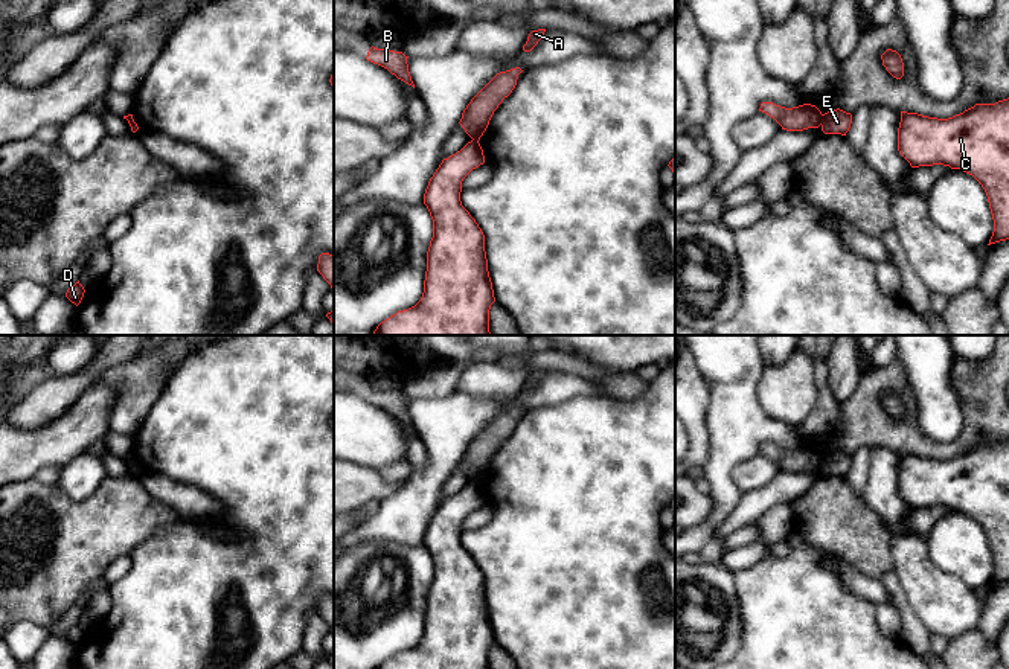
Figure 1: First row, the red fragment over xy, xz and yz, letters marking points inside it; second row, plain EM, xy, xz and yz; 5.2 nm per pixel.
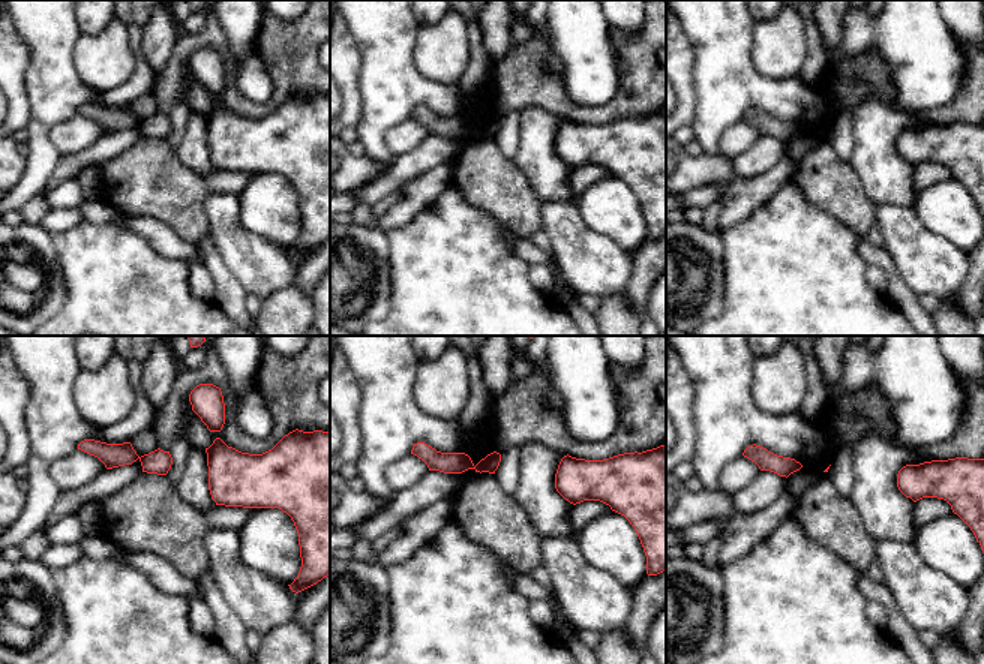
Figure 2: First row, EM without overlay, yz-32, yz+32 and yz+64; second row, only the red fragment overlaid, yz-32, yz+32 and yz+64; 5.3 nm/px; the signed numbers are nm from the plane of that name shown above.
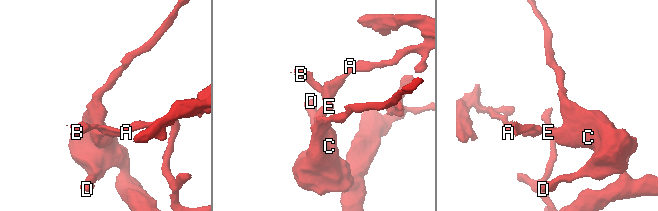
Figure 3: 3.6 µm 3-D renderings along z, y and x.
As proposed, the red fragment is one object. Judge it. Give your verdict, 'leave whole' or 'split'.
split

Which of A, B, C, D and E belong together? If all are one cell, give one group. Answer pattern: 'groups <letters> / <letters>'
groups A B / C D E

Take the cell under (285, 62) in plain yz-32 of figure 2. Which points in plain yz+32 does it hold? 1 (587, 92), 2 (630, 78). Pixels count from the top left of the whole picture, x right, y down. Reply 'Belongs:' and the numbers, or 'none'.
Belongs: 2

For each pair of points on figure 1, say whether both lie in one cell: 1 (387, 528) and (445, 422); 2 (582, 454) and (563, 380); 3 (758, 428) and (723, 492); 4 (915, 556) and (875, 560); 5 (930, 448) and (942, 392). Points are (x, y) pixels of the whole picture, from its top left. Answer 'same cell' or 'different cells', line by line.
1: same cell
2: different cells
3: same cell
4: different cells
5: different cells

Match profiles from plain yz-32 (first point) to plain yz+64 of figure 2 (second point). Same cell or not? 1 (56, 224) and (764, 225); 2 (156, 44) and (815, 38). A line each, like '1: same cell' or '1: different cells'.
1: different cells
2: different cells

